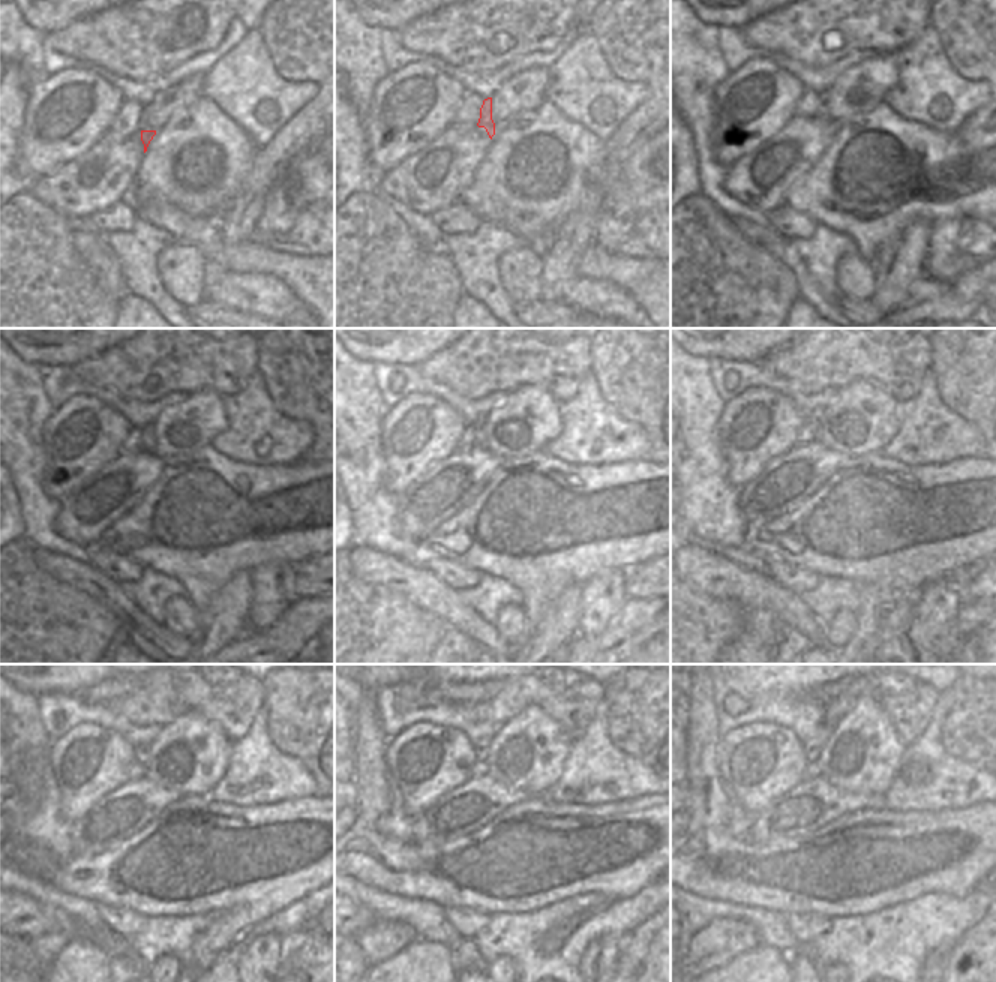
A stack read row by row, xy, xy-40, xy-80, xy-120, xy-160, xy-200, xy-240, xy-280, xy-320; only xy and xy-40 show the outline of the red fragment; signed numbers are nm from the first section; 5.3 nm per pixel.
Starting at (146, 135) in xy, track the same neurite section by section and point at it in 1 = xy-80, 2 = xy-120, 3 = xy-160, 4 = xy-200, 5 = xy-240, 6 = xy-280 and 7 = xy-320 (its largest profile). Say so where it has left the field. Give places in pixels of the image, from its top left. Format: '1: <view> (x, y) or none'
1: xy-80 (822, 102)
2: xy-120 (147, 432)
3: xy-160 (479, 426)
4: xy-200 (815, 419)
5: xy-240 (143, 750)
6: xy-280 (480, 748)
7: xy-320 (812, 747)

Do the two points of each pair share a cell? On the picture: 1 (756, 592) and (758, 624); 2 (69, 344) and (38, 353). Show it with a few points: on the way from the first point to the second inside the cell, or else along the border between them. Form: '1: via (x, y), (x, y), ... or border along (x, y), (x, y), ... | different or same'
1: border along (744, 609), (765, 609), (783, 625) | different
2: via (62, 347), (45, 348) | same

